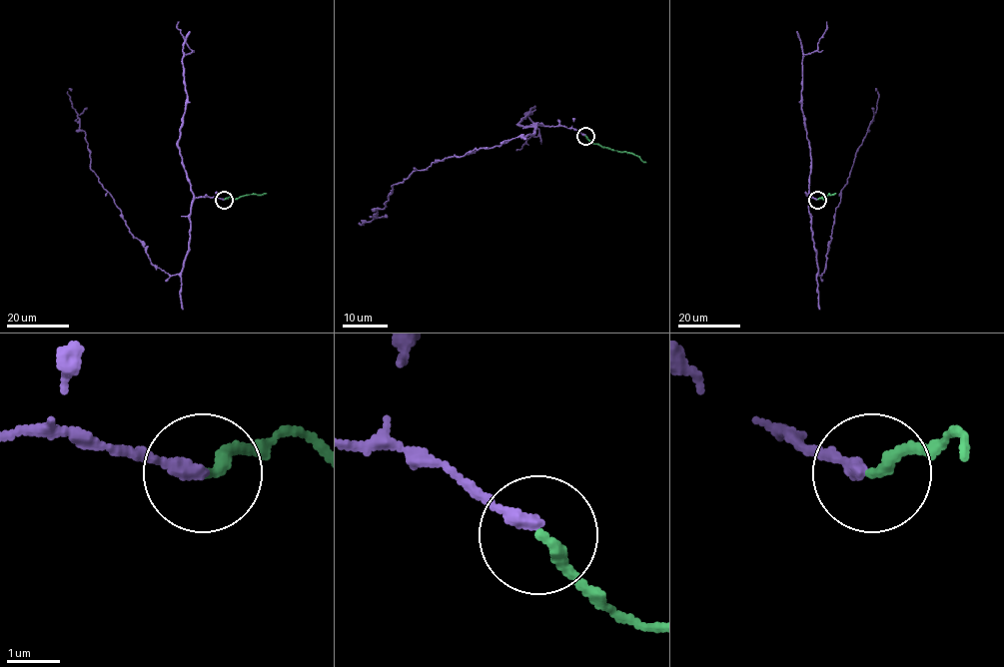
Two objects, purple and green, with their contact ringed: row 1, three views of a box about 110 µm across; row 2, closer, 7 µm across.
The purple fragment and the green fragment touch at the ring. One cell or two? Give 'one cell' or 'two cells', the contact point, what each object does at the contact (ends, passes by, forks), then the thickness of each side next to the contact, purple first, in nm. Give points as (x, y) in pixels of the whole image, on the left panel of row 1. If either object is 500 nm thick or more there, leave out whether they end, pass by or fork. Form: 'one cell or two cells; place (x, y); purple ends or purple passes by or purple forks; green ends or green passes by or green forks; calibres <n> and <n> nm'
one cell; place (224, 200); purple ends; green ends; calibres 280 and 240 nm

